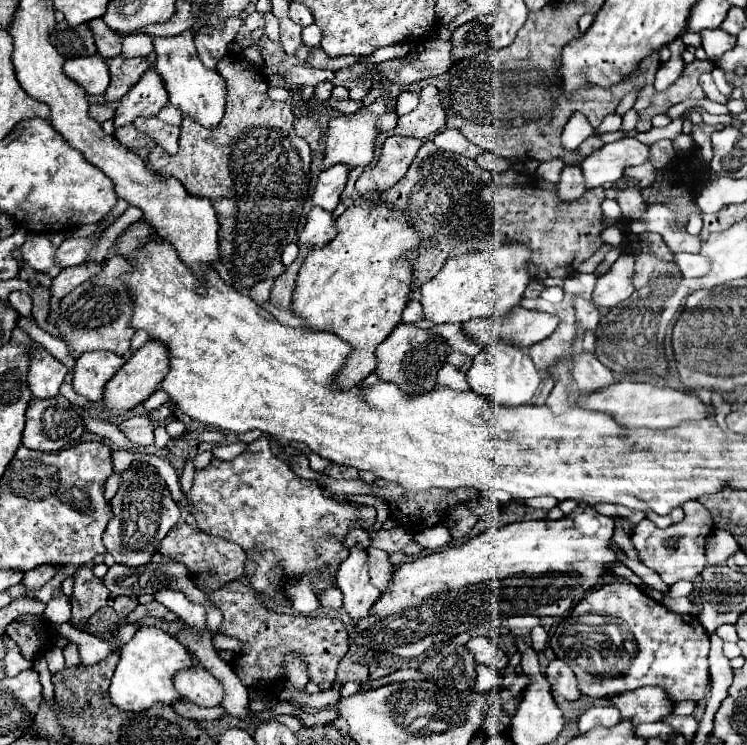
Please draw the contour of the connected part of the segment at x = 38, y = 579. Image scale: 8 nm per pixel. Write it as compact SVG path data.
M43 564L43 566L39 566L39 568L33 568L31 572L25 572L25 578L23 578L21 584L23 584L29 592L33 592L33 590L41 588L43 584L47 584L47 582L59 572L59 568L61 568L61 566L51 566L51 564Z

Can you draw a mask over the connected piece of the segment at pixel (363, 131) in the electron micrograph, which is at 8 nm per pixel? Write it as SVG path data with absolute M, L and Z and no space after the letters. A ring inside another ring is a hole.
M385 98L375 100L371 106L363 106L361 110L341 116L341 118L333 118L327 122L327 130L323 136L323 144L325 144L325 152L323 152L323 164L321 170L327 170L335 164L347 164L349 170L357 168L357 166L369 166L369 162L373 160L373 142L375 142L375 122L381 114L389 112Z

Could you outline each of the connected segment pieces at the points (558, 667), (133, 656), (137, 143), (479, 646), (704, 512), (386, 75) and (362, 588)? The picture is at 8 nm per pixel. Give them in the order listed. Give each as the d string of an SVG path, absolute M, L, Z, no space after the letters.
M559 658L551 660L545 676L551 684L551 690L555 694L559 694L561 698L565 698L565 700L579 700L581 698L575 674L569 670L569 666L563 660L559 660Z
M143 626L137 630L137 634L123 644L119 654L119 664L115 668L115 674L111 678L109 694L115 706L123 710L145 710L151 708L155 702L173 704L181 696L173 688L173 674L183 668L191 668L191 654L189 650L171 634L163 632L155 626Z
M127 124L127 126L123 126L123 128L117 128L117 130L113 132L113 138L115 138L119 144L123 144L125 148L129 148L129 150L135 150L135 148L141 148L141 146L153 146L151 140L149 140L147 136L143 136L133 124Z
M485 636L471 638L465 646L475 656L477 664L487 664L495 672L503 672L507 668L507 664L509 664L507 654L499 646L495 646L489 638L485 638Z
M695 500L687 502L683 506L683 510L685 510L683 522L661 530L653 522L643 520L635 526L635 532L631 538L633 546L639 554L639 560L643 564L647 564L649 568L653 568L663 578L663 582L667 582L667 584L675 584L679 580L695 582L699 578L699 572L703 572L703 568L707 566L705 536L709 536L713 532L713 520L709 516L709 510Z
M431 40L431 42L425 42L425 52L421 52L417 58L415 56L395 58L379 64L377 68L381 70L383 80L407 86L407 84L425 80L429 76L447 72L449 64L453 64L451 44L445 40Z
M353 546L349 550L349 558L341 562L337 572L337 586L343 592L343 608L353 618L353 622L369 616L369 610L375 600L379 600L381 592L369 582L367 550L363 546Z

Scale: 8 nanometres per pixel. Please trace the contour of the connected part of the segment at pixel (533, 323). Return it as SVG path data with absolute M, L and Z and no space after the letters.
M521 306L513 308L511 316L513 316L513 344L519 348L521 346L527 348L539 340L545 340L559 324L557 316L525 310Z

